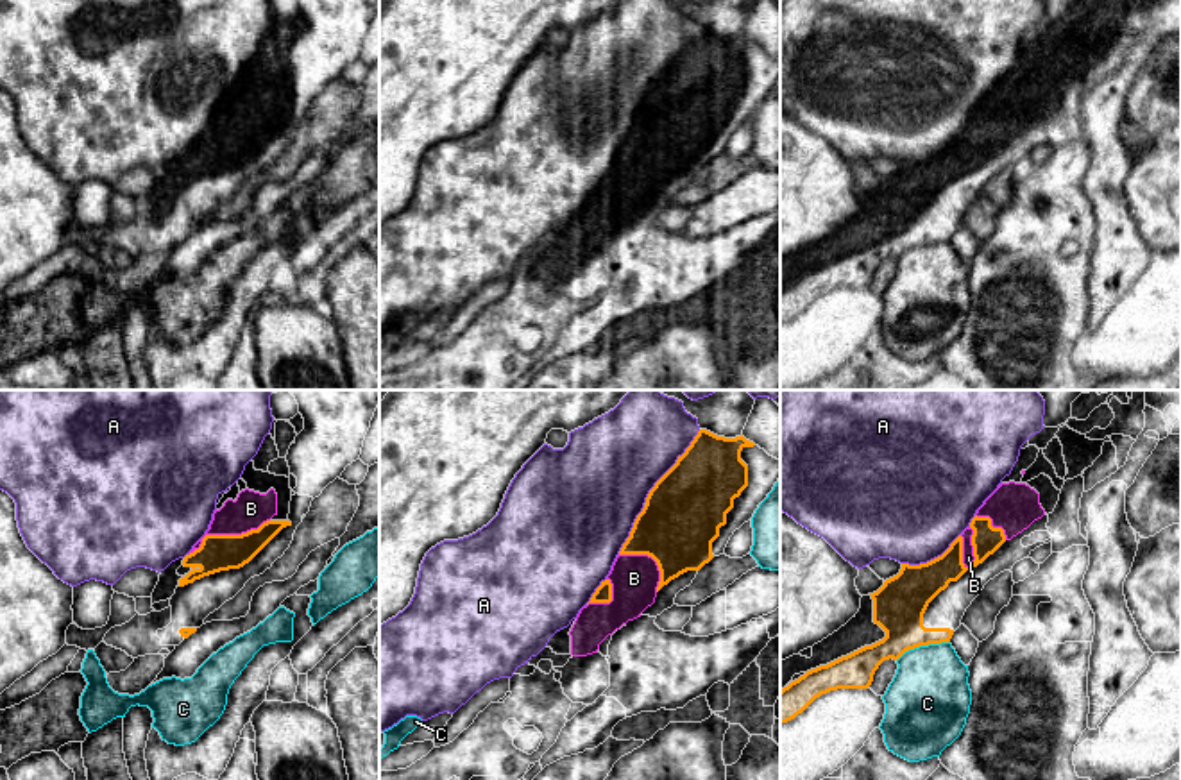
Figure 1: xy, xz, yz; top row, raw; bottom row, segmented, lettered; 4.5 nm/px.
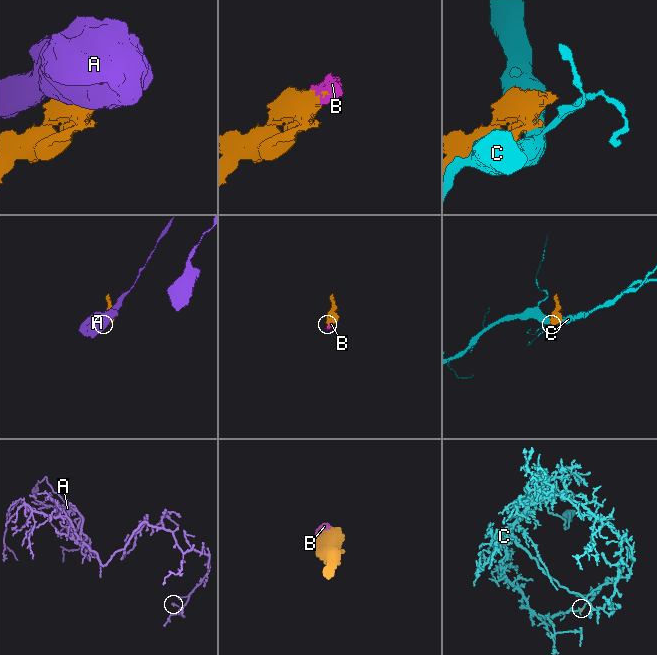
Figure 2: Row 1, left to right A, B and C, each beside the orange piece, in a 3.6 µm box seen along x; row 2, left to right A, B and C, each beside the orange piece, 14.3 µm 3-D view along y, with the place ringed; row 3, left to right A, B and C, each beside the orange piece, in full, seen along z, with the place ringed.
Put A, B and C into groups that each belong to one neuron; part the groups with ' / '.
A / B / C

